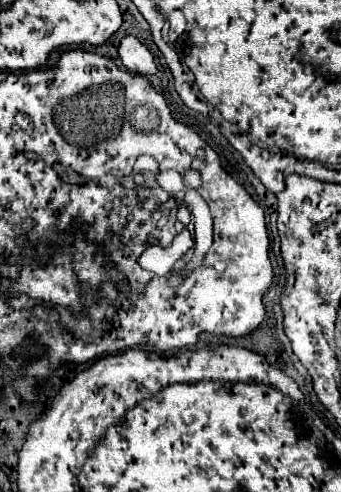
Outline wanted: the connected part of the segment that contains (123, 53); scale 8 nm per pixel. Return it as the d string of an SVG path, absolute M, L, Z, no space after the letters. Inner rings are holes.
M130 35L124 37L120 47L118 47L118 53L120 53L120 59L122 59L124 67L134 75L144 75L146 77L146 75L158 73L152 53L136 37L130 37Z

